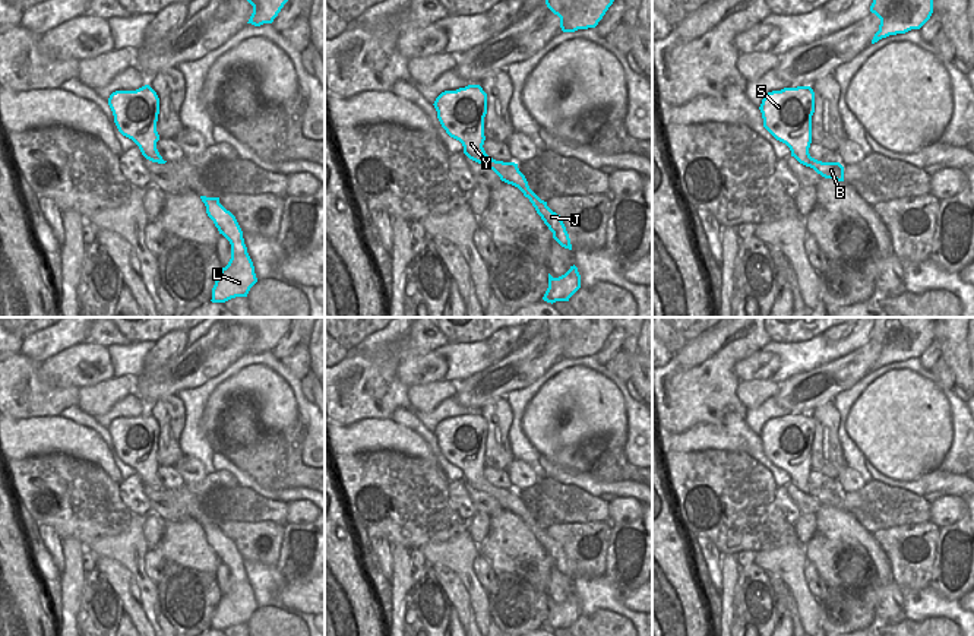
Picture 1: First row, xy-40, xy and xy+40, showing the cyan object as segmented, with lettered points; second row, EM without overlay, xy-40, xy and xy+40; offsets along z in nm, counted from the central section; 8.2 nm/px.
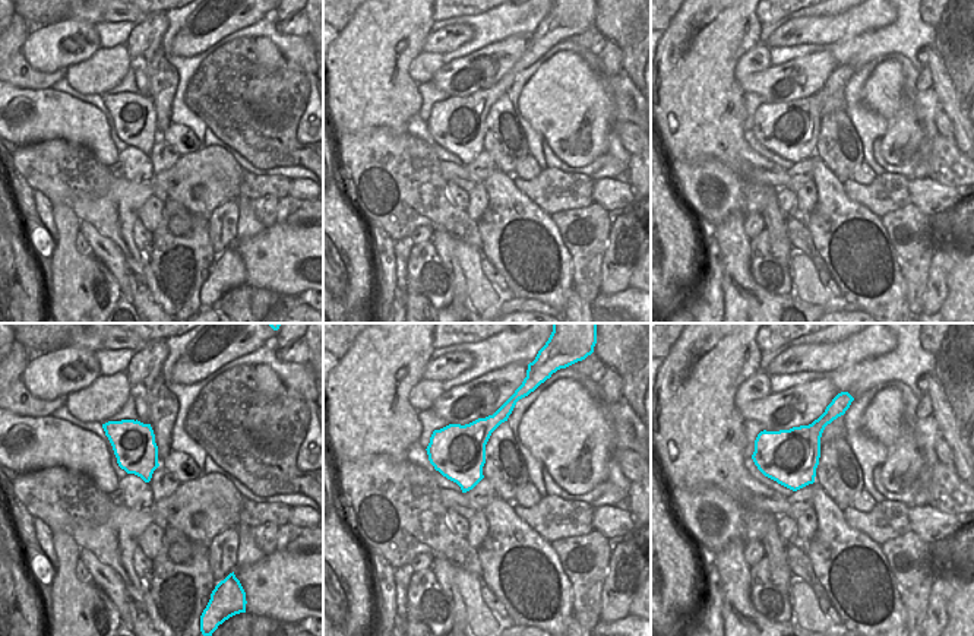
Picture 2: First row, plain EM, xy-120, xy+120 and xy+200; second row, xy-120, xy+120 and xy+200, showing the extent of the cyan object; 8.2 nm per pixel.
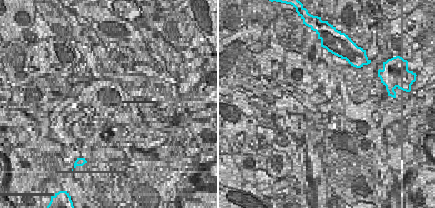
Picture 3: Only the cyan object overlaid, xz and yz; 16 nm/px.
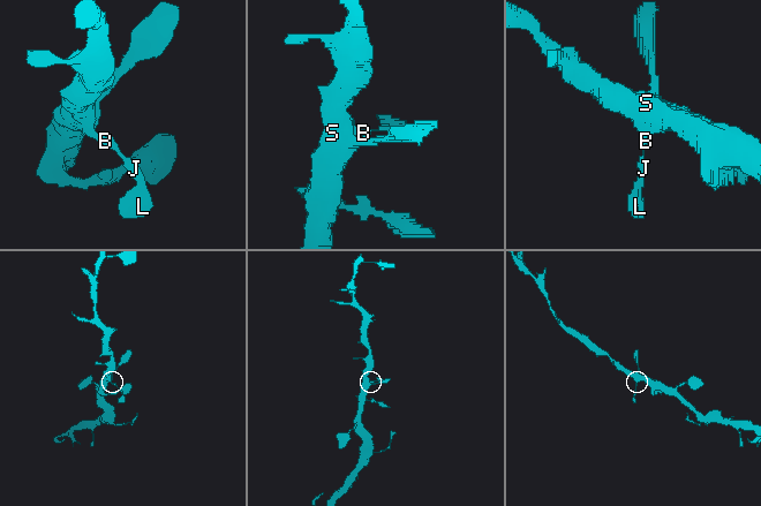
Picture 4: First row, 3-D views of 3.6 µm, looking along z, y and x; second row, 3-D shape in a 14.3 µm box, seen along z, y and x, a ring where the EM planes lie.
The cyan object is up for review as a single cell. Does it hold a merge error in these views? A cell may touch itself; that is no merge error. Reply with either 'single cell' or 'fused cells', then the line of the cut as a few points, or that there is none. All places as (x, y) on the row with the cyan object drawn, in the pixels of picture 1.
single cell; no cut

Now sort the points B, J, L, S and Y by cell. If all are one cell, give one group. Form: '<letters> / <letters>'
B J L S Y

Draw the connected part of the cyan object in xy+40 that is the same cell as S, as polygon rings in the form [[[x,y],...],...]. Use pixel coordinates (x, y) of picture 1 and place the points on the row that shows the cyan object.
[[[810,86],[768,92],[759,110],[763,127],[790,148],[791,156],[825,178],[844,181],[844,167],[839,162],[822,162],[809,154],[815,113],[815,92]]]

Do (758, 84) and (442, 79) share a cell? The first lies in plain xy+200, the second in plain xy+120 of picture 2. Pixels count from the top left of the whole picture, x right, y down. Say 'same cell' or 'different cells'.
same cell

